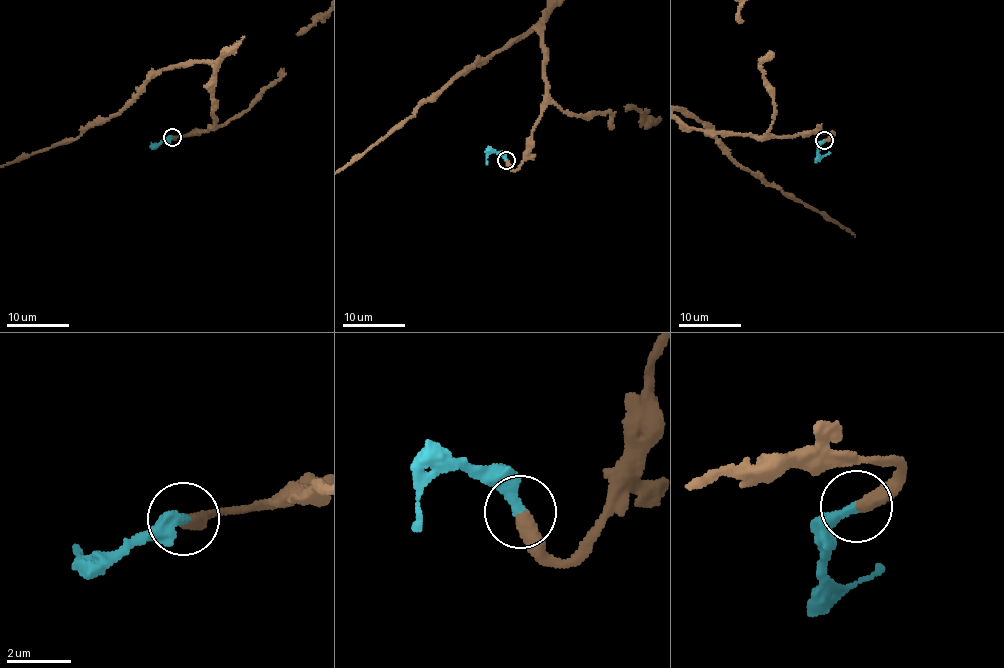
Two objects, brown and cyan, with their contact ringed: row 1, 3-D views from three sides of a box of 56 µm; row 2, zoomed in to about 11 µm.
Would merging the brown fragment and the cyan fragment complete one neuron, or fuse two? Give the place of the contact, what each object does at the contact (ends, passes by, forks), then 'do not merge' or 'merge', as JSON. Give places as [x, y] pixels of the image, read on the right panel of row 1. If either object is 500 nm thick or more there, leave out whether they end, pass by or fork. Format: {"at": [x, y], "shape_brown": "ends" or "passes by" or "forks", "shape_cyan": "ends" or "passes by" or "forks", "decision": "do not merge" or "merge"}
{"at": [824, 140], "shape_brown": "ends", "shape_cyan": "ends", "decision": "merge"}

